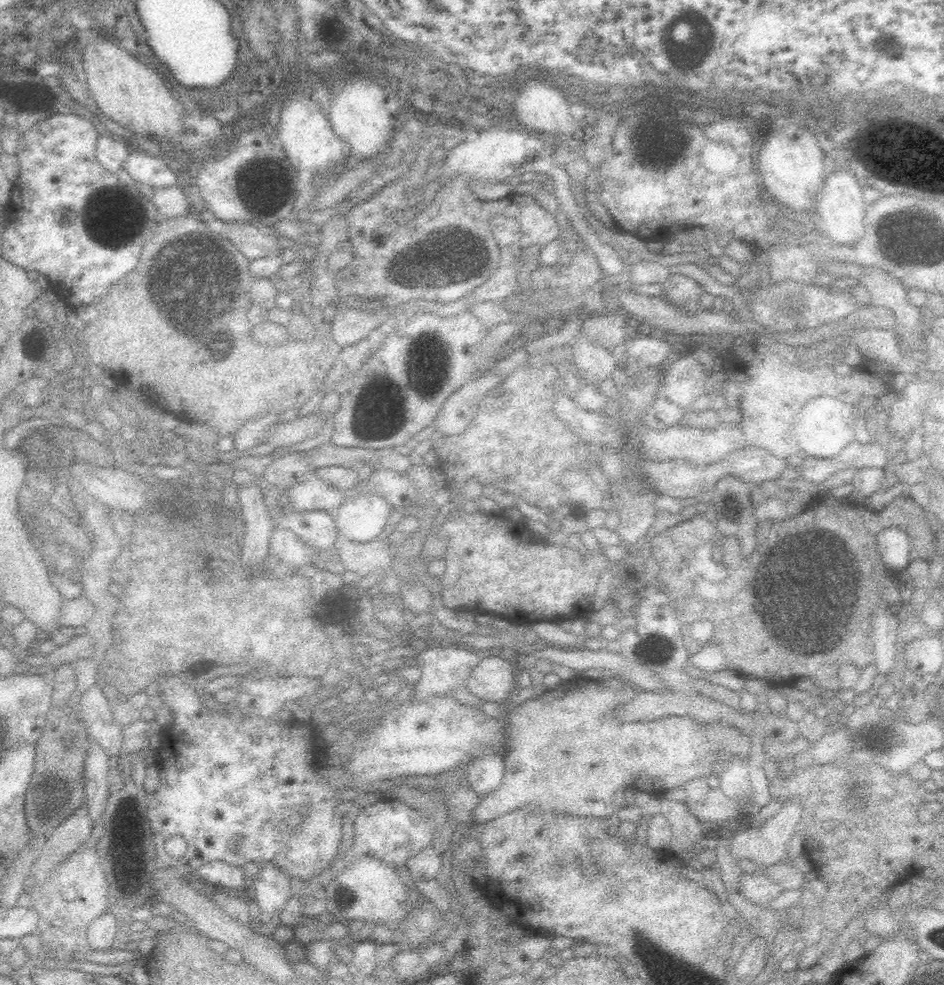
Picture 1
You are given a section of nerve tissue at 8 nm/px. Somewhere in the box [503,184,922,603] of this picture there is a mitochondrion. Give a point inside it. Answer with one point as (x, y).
(772, 579)

